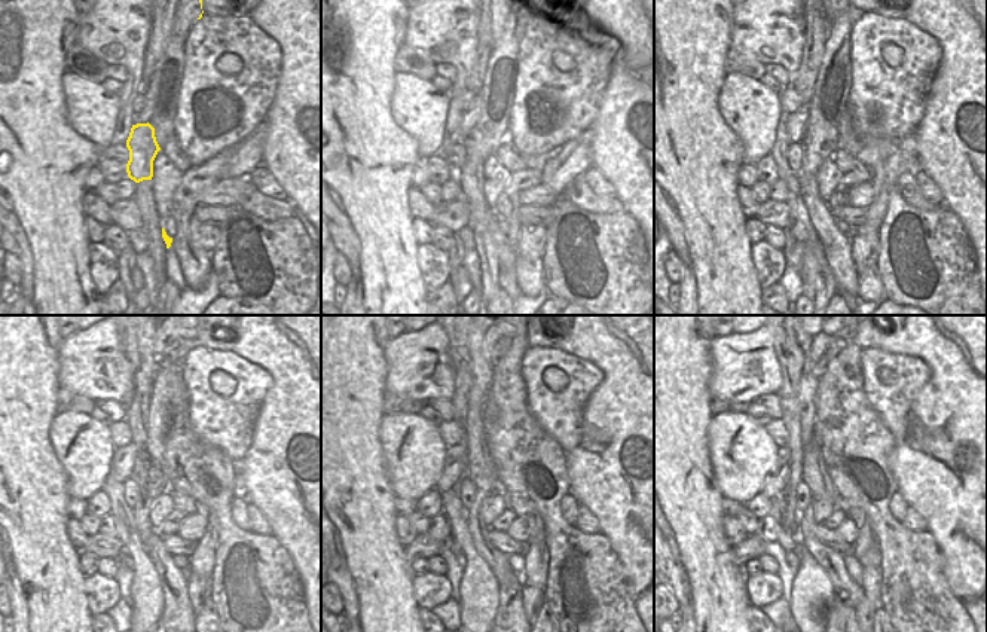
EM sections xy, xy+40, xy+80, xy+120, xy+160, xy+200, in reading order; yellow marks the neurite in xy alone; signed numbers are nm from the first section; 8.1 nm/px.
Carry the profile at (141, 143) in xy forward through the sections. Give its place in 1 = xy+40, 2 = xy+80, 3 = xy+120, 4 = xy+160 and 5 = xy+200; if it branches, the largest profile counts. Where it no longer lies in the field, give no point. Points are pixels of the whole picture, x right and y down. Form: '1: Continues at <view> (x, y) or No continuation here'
1: Continues at xy+40 (470, 176)
2: Continues at xy+80 (837, 246)
3: Continues at xy+120 (177, 617)
4: Continues at xy+160 (510, 617)
5: Continues at xy+200 (842, 617).

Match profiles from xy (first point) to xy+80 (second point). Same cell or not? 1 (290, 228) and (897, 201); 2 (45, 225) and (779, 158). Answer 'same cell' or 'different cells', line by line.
1: same cell
2: different cells

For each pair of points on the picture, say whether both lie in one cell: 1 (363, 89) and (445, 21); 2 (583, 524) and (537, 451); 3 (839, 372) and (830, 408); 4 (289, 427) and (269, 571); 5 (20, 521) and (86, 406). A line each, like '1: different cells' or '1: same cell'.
1: different cells
2: different cells
3: same cell
4: different cells
5: different cells

